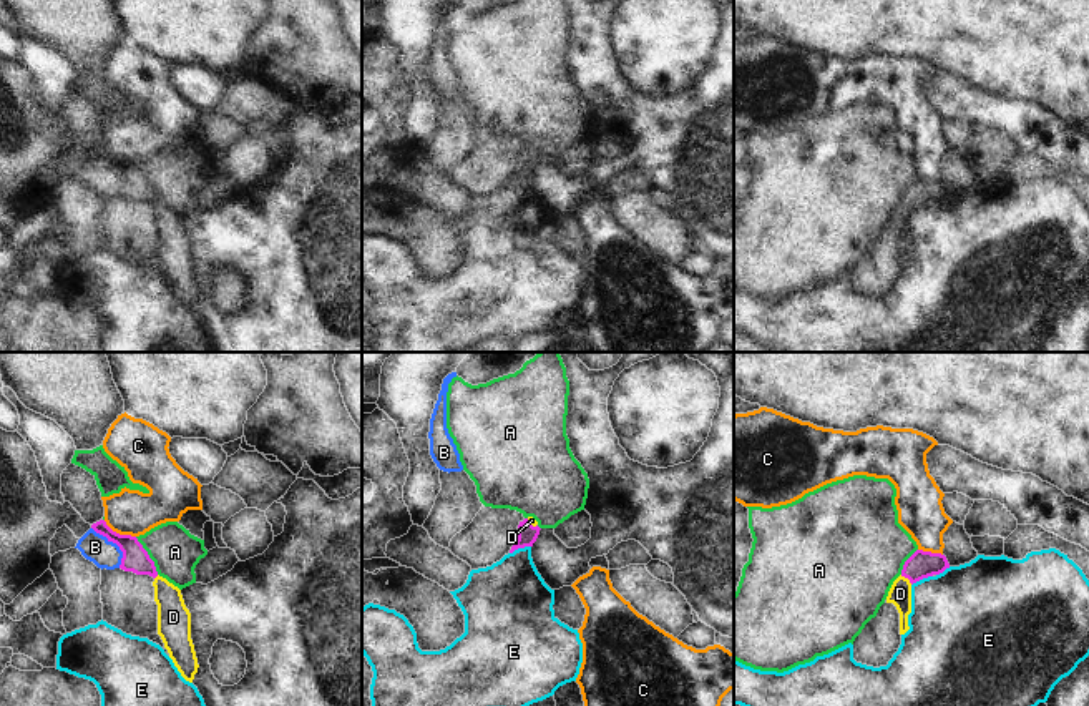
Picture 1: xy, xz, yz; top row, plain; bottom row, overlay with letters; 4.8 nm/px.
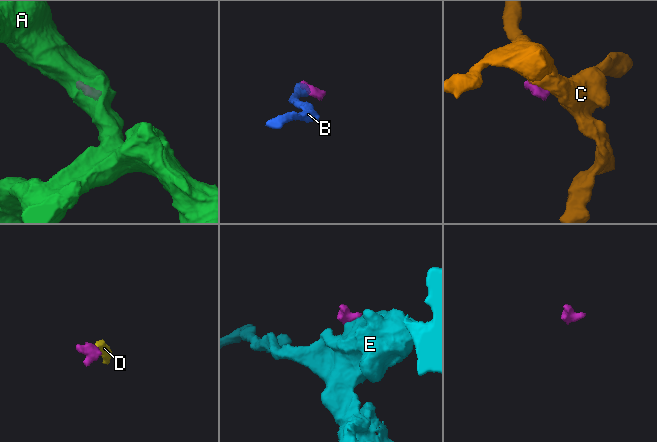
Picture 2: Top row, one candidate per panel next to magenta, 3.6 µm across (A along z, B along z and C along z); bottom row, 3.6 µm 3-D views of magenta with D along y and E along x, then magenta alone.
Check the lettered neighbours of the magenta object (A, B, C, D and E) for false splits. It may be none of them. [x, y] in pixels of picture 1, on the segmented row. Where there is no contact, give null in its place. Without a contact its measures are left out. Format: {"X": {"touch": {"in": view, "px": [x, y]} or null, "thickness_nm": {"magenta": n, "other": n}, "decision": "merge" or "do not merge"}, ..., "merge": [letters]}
{"A": {"touch": {"in": "xy", "px": [148, 555]}, "thickness_nm": {"magenta": 130, "other": 220}, "decision": "do not merge"}, "B": {"touch": {"in": "xy", "px": [115, 542]}, "thickness_nm": {"magenta": 130, "other": 140}, "decision": "merge"}, "C": {"touch": {"in": "xy", "px": [118, 534]}, "thickness_nm": {"magenta": 130, "other": 220}, "decision": "do not merge"}, "D": {"touch": {"in": "yz", "px": [907, 577]}, "thickness_nm": {"magenta": 130, "other": 110}, "decision": "merge"}, "E": {"touch": {"in": "xz", "px": [520, 547]}, "thickness_nm": {"magenta": 100, "other": 360}, "decision": "do not merge"}, "merge": ["B", "D"]}

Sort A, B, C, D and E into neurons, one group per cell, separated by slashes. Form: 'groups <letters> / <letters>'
groups A / B D / C / E

